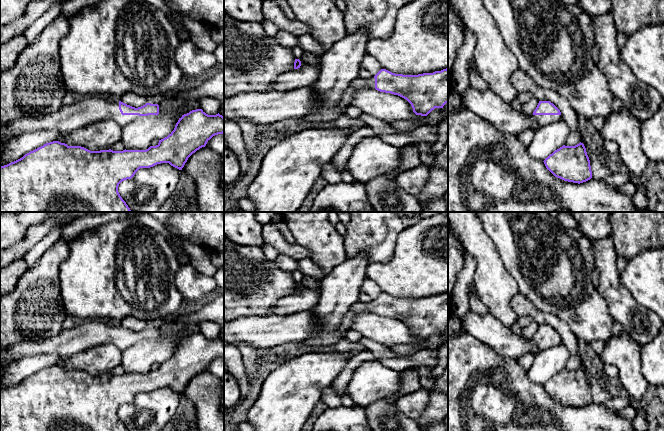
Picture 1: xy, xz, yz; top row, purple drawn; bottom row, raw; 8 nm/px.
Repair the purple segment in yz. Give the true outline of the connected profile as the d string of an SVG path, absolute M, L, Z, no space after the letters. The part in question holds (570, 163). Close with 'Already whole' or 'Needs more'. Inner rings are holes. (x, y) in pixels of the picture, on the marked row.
M583 143L563 145L543 161L555 177L573 183L583 183L592 178L590 160Z. Already whole

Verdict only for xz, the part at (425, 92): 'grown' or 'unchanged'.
grown

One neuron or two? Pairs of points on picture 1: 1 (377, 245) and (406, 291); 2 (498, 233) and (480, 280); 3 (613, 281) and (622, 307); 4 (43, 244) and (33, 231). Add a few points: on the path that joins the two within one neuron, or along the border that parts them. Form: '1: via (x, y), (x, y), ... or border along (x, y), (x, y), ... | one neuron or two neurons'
1: border along (396, 238), (394, 252), (385, 262), (368, 264) | two neurons
2: border along (481, 223), (484, 231), (496, 247), (503, 265) | two neurons
3: via (613, 287), (613, 292), (620, 301) | one neuron
4: border along (59, 226), (56, 226), (47, 233), (24, 256) | two neurons

